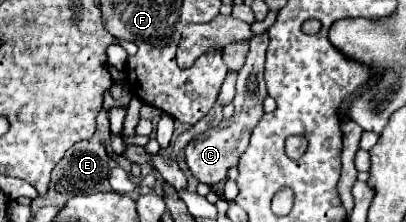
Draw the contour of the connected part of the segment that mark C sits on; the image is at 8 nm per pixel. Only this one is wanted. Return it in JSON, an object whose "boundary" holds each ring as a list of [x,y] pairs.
{"boundary":[[[260,34],[254,36],[250,40],[250,52],[246,58],[244,68],[238,72],[238,88],[236,88],[236,98],[234,98],[234,116],[228,120],[222,120],[216,128],[210,128],[202,134],[198,134],[184,150],[186,156],[186,164],[192,172],[192,176],[208,186],[214,186],[218,182],[224,182],[228,178],[228,170],[232,166],[238,166],[244,150],[250,144],[250,136],[252,130],[256,128],[256,124],[260,122],[260,118],[264,116],[264,98],[268,96],[266,90],[266,82],[264,82],[264,54],[268,48],[268,34]]]}

